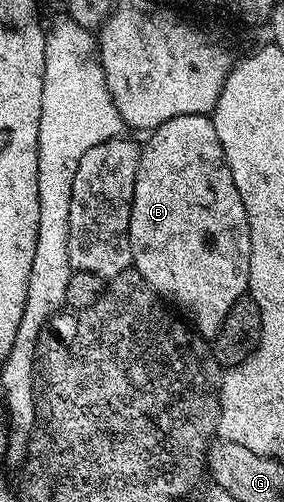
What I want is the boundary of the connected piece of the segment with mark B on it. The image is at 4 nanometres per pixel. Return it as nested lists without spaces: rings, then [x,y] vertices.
[[[209,114],[172,118],[162,126],[156,126],[146,138],[149,139],[141,146],[131,200],[131,266],[154,294],[168,300],[178,311],[189,313],[188,321],[202,338],[212,340],[217,337],[223,320],[227,320],[231,304],[246,297],[249,289],[251,228],[247,212]]]

